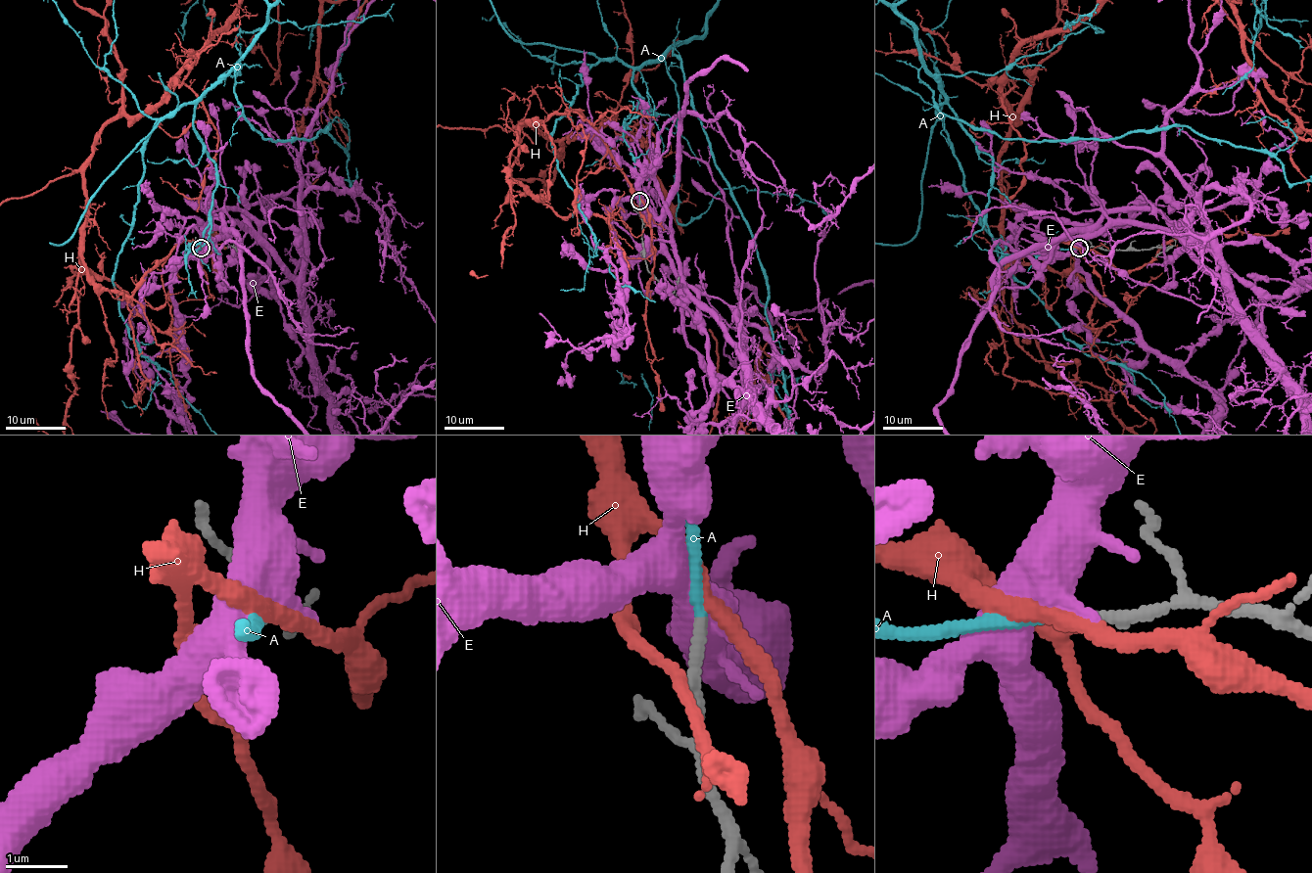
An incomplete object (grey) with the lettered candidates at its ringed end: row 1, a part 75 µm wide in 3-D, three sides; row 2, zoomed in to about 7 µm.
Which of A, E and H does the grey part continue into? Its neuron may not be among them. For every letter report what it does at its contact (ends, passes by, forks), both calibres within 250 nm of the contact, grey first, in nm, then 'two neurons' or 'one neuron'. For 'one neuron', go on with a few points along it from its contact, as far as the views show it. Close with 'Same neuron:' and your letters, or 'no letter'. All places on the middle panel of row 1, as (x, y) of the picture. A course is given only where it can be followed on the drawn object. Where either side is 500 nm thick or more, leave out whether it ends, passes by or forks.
A: it ends there; 190 nm thick on the grey side, 160 nm on the other; one neuron
E: 200 nm thick on the grey side, 550 nm on the other; two neurons
H: it passes by; 190 nm thick on the grey side, 260 nm on the other; two neurons
Same neuron: A

